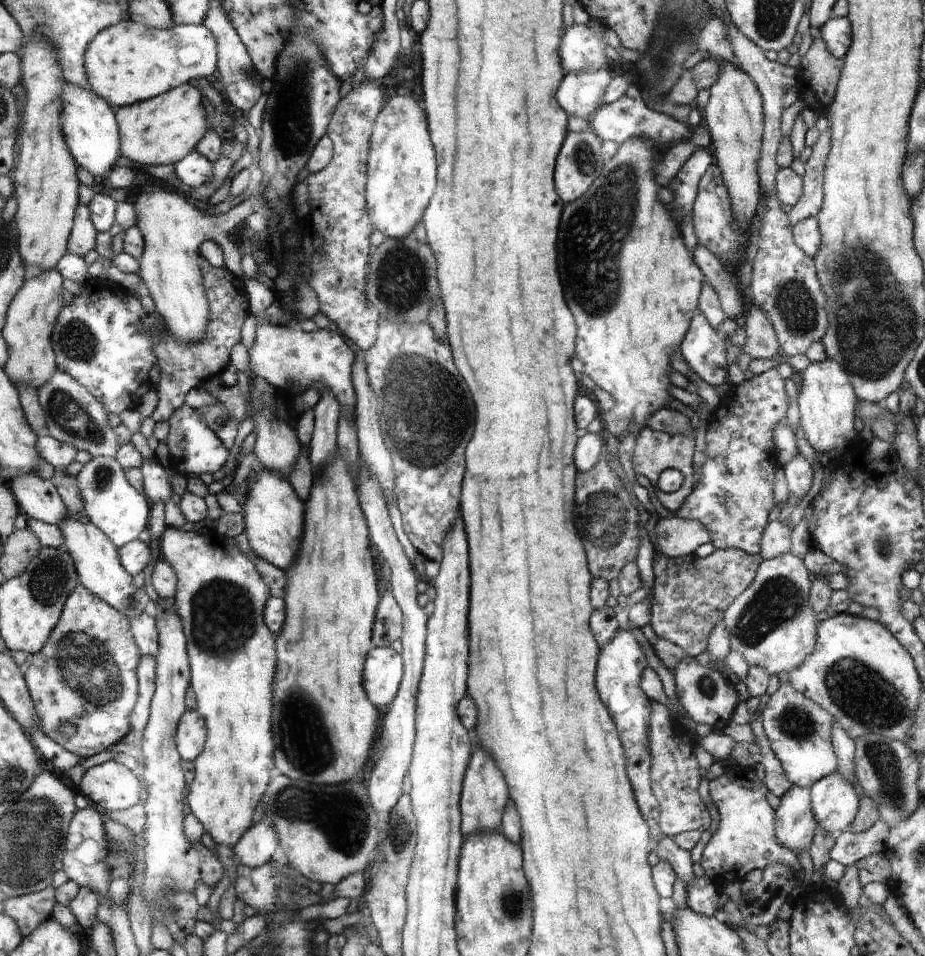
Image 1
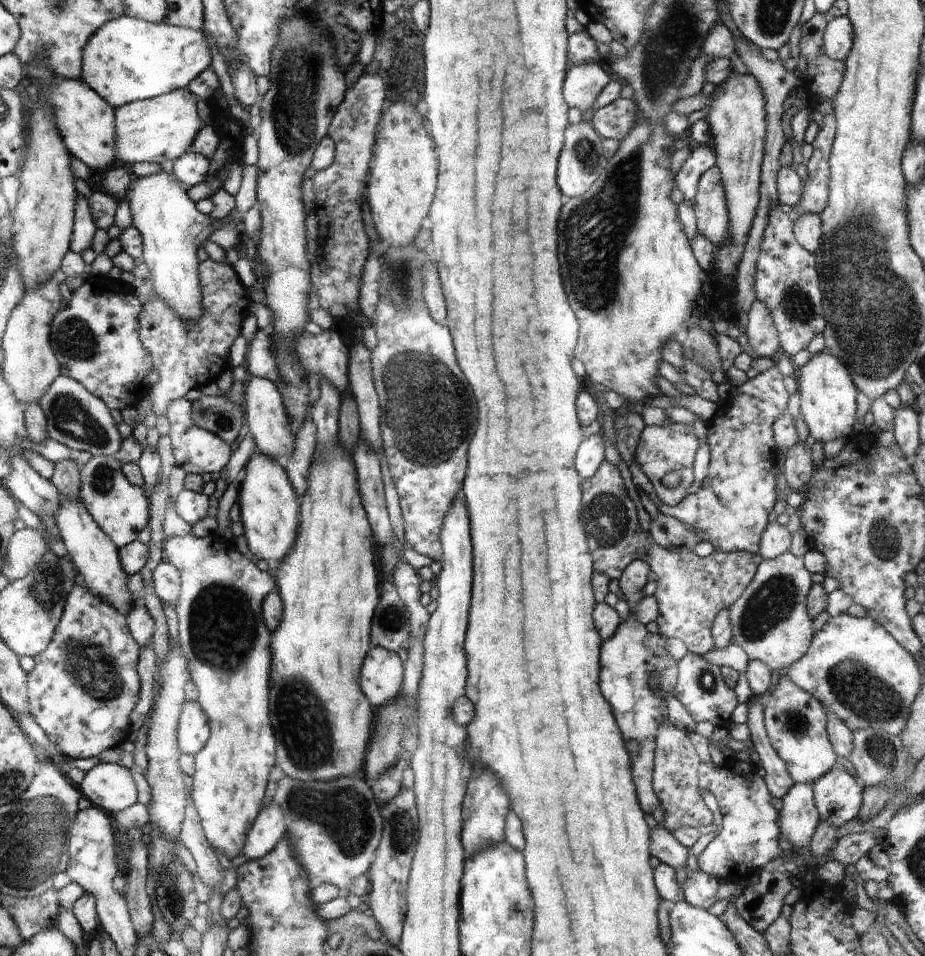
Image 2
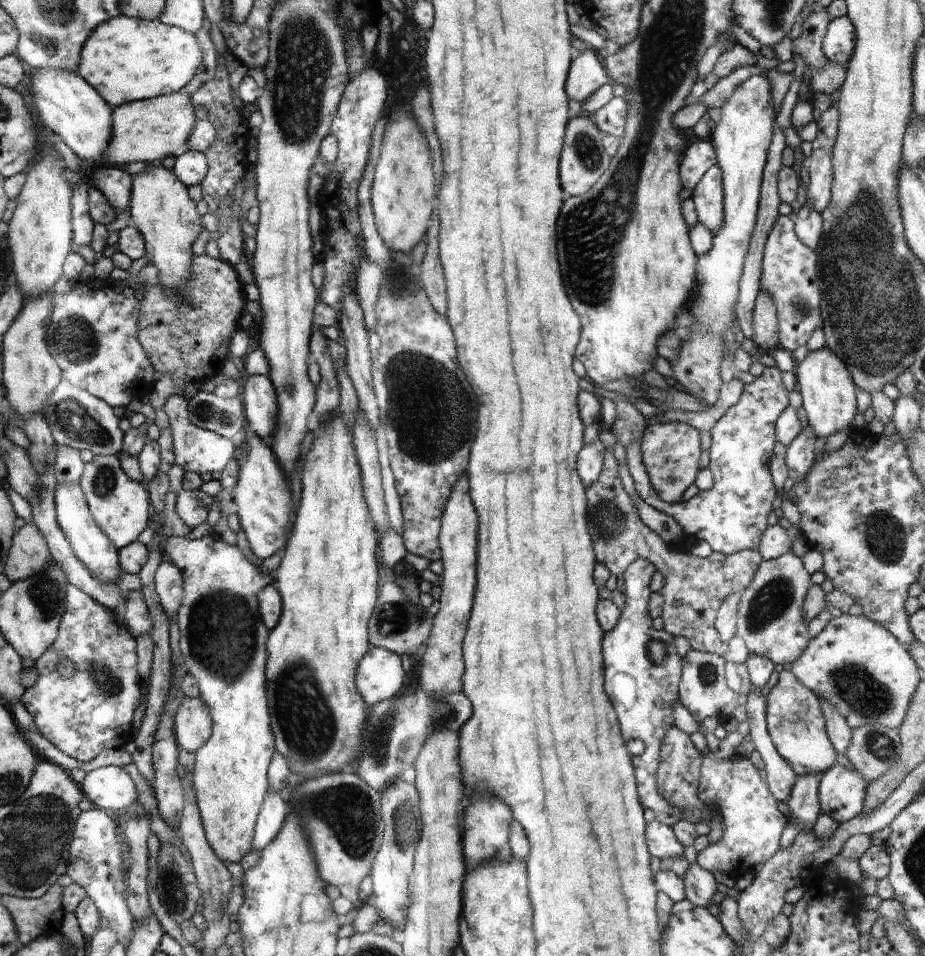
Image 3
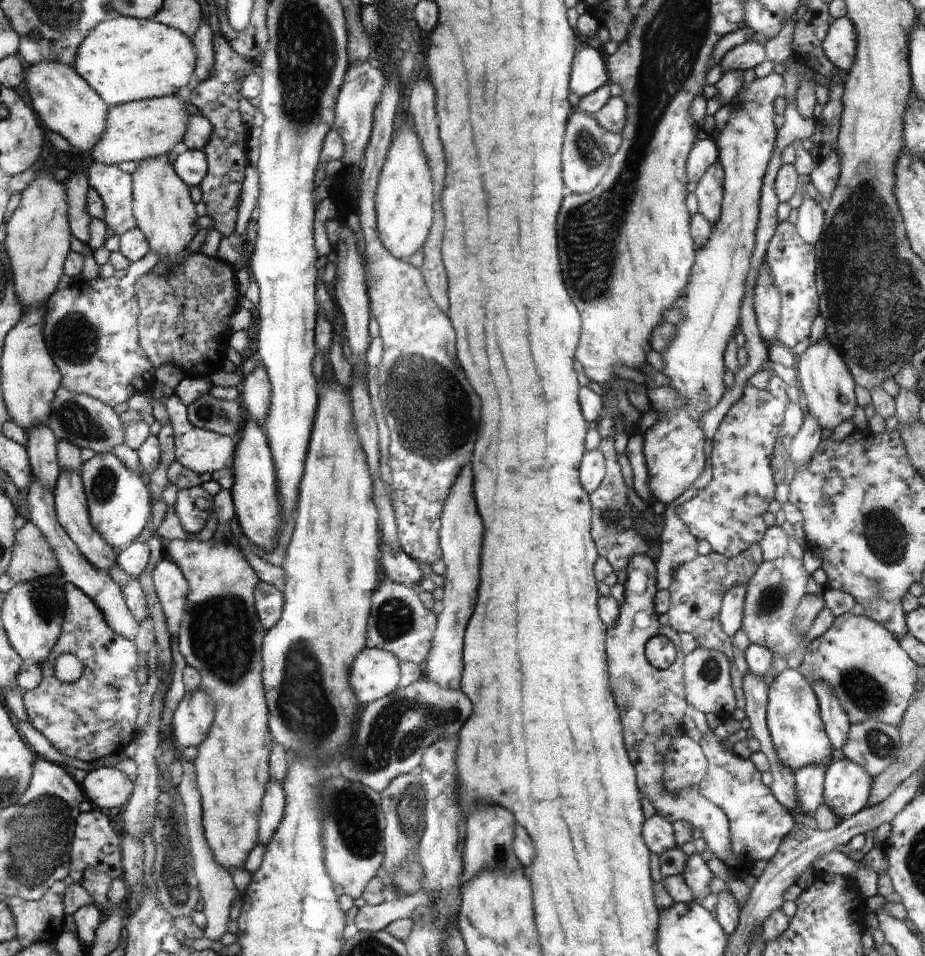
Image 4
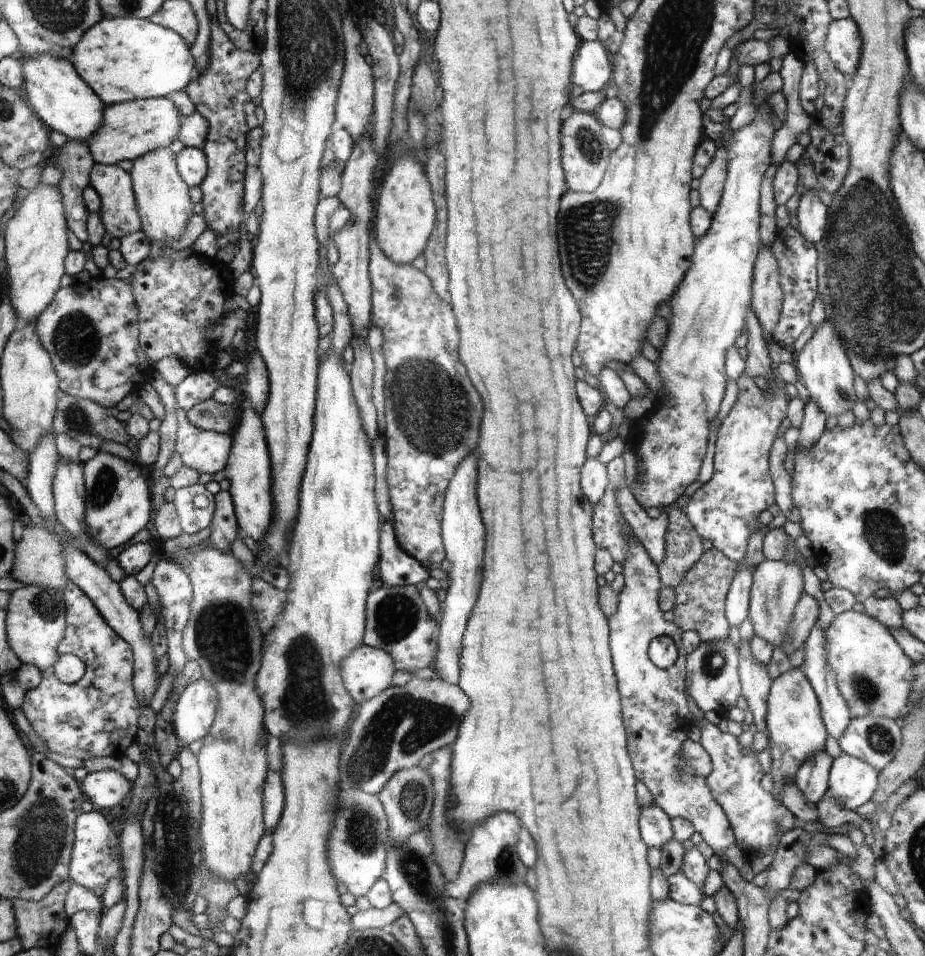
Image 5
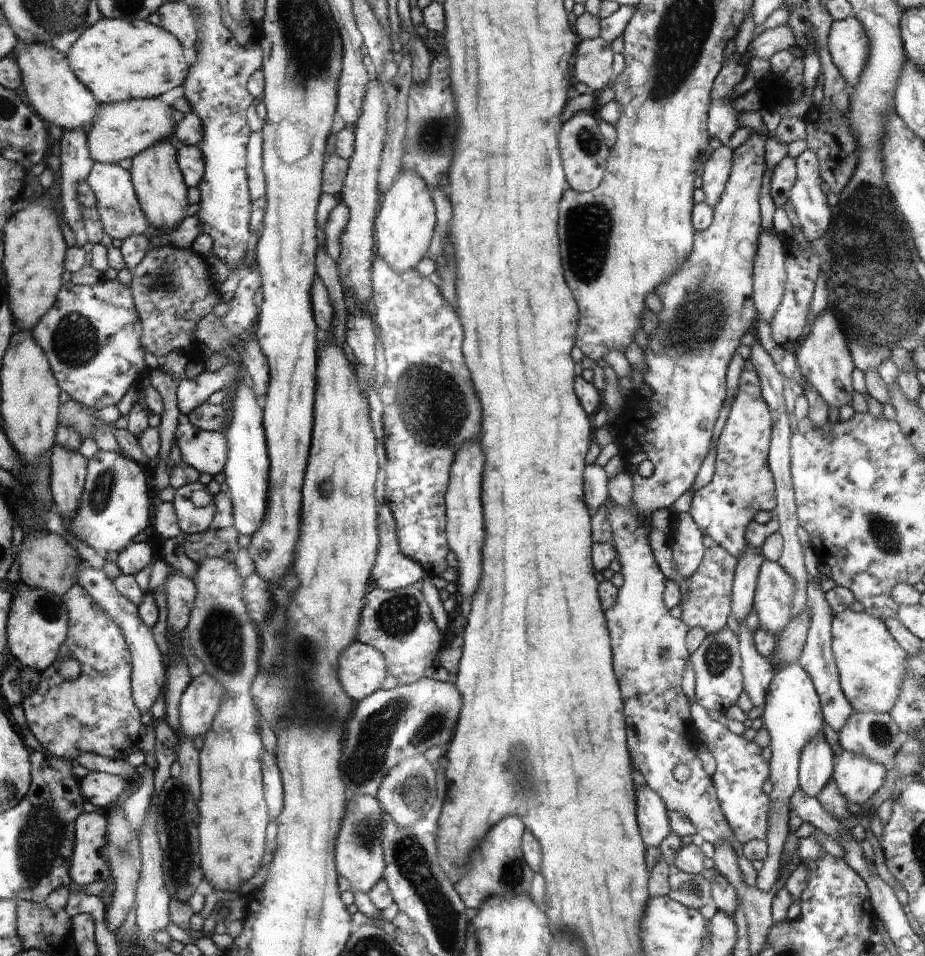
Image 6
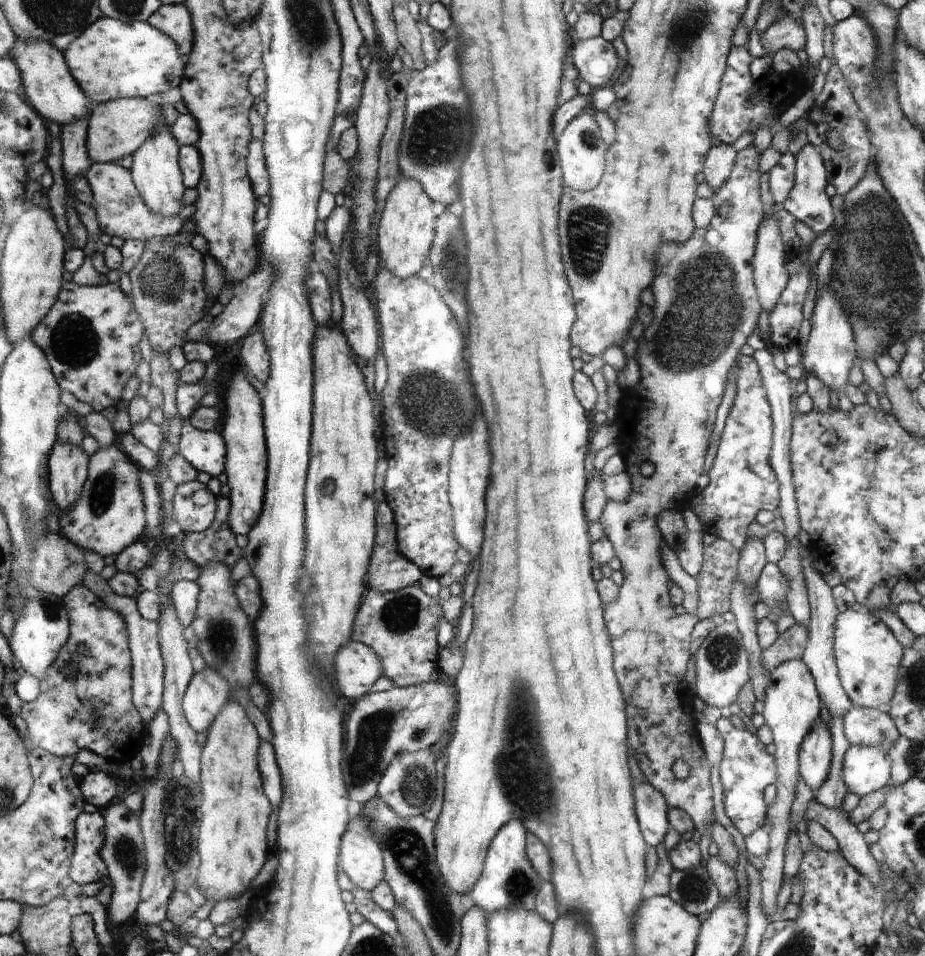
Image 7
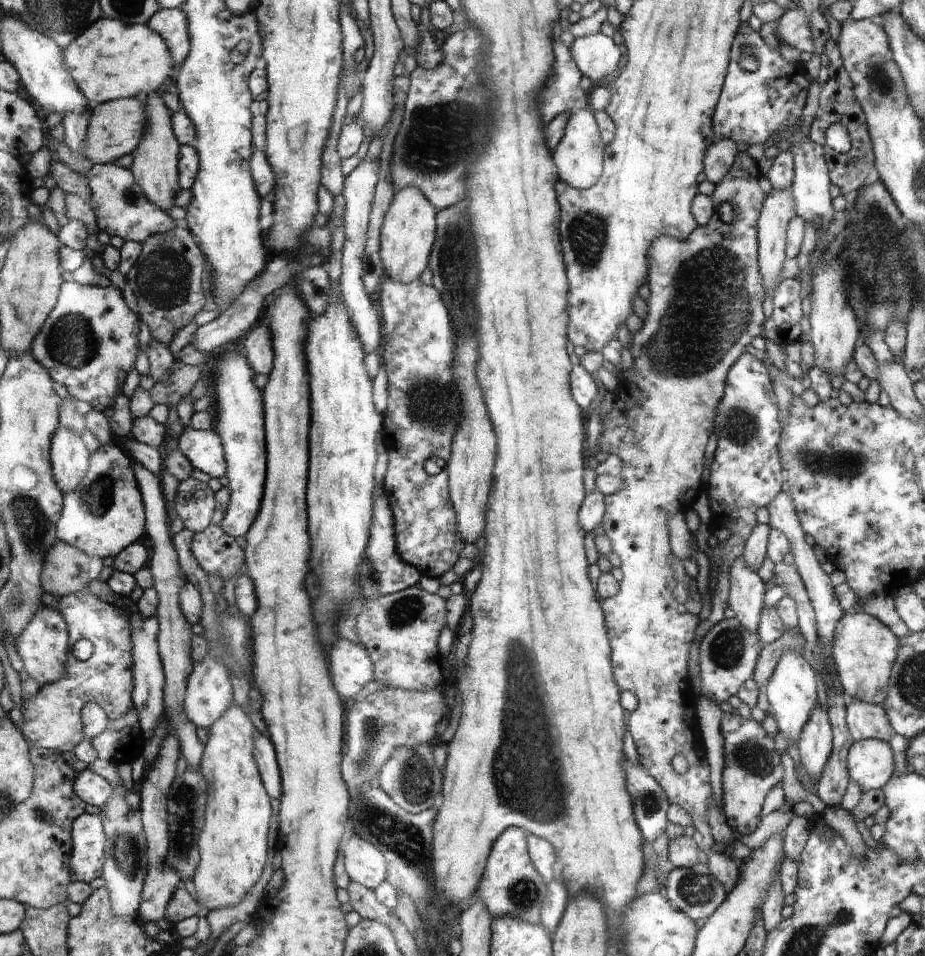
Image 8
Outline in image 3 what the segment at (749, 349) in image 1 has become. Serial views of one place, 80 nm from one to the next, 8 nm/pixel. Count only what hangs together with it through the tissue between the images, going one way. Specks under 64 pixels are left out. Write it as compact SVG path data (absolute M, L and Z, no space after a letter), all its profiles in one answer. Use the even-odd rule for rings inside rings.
M762 288L755 299L752 329L752 340L763 353L773 353L779 346L776 308L770 294Z

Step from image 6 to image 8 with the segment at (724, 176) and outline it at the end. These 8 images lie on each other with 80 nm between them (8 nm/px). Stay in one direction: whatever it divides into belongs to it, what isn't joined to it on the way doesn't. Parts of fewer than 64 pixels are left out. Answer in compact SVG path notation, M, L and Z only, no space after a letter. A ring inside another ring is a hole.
M718 140L708 148L705 156L706 178L713 184L722 182L728 174L737 155L736 143L732 140Z

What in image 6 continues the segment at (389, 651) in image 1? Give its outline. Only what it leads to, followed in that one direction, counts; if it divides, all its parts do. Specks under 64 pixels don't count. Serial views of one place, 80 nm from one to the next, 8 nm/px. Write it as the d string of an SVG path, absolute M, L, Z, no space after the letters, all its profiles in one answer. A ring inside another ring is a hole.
M356 641L348 648L340 660L342 689L351 700L366 699L378 691L384 678L388 676L389 662L385 654L372 646Z

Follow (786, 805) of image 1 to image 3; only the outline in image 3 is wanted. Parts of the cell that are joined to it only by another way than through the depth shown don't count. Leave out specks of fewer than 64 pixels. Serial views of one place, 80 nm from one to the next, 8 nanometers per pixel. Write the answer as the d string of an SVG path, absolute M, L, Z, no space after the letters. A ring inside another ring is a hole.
M806 774L797 778L790 798L786 805L792 811L792 829L799 831L800 829L813 830L819 816L821 816L820 797L818 796L818 788L820 788L822 774Z

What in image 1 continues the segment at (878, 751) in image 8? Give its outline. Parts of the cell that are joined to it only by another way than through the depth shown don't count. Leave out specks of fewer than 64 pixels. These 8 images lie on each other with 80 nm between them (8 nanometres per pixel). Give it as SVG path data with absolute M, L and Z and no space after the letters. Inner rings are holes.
M833 772L809 789L818 827L836 835L849 830L860 798L854 784L839 772Z

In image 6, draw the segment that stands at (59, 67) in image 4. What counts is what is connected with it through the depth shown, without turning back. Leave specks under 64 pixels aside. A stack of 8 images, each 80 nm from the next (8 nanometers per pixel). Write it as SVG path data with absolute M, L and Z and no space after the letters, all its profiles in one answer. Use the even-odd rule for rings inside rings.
M21 44L15 54L18 56L22 76L25 77L23 91L28 103L33 105L42 120L46 120L48 126L60 127L64 132L83 129L88 134L88 128L97 119L98 107L101 105L73 72L68 57L54 48L48 48L46 44Z

